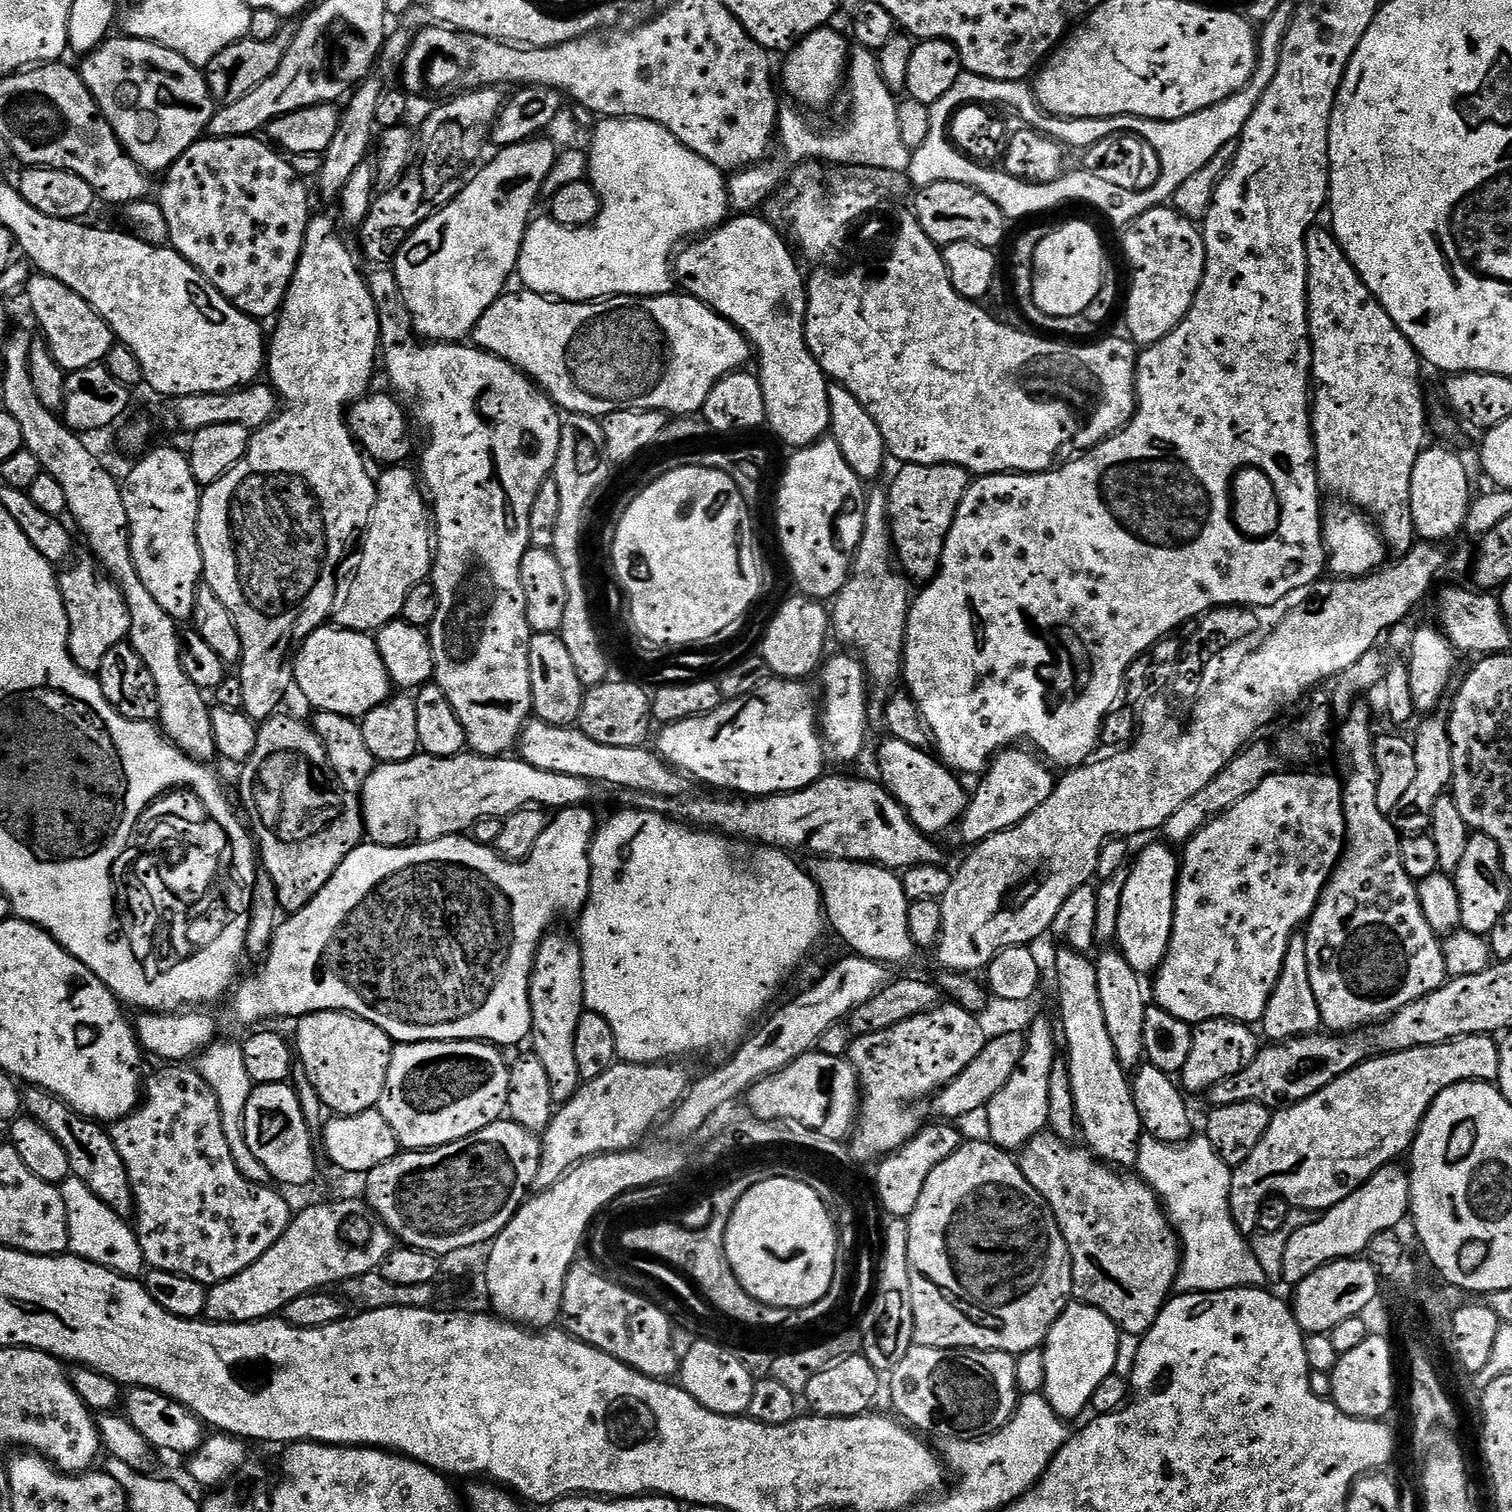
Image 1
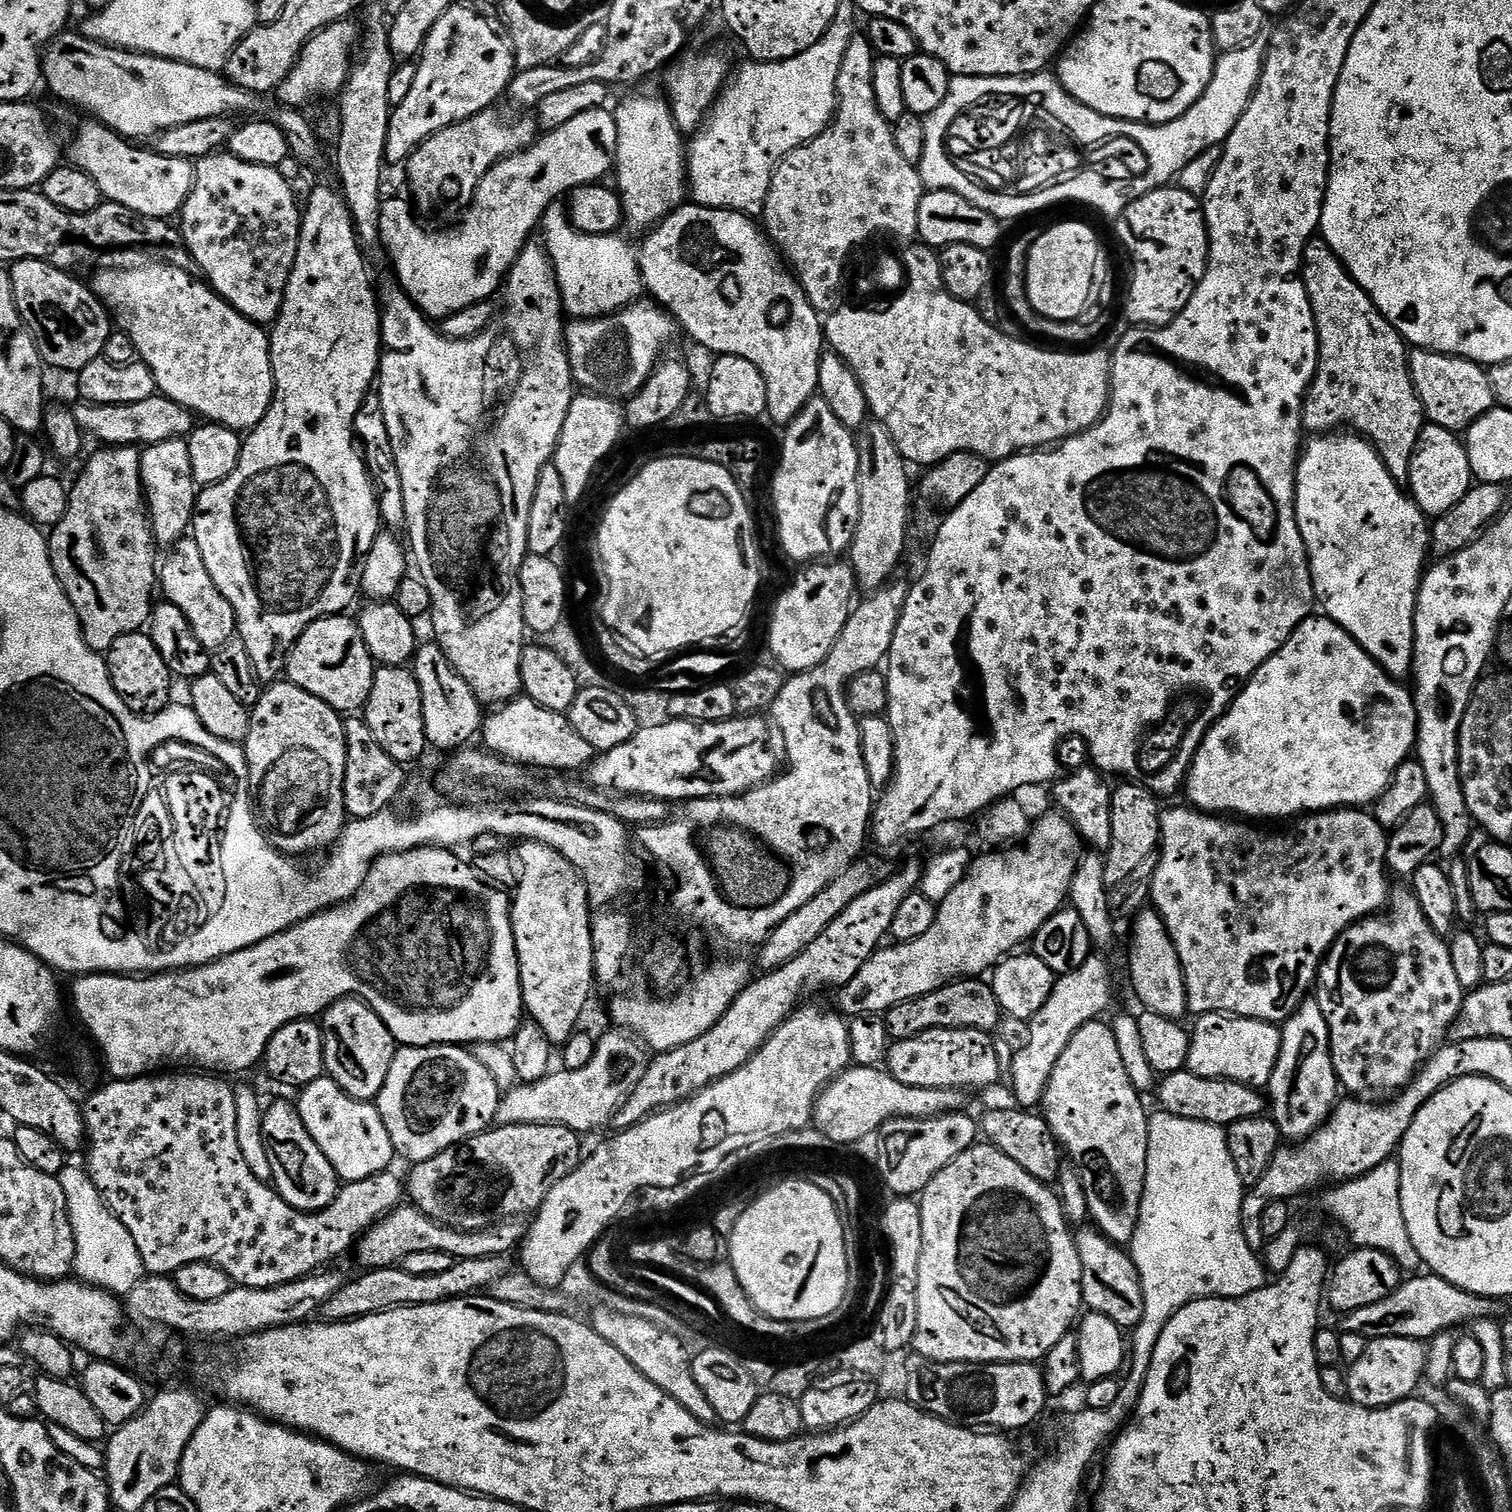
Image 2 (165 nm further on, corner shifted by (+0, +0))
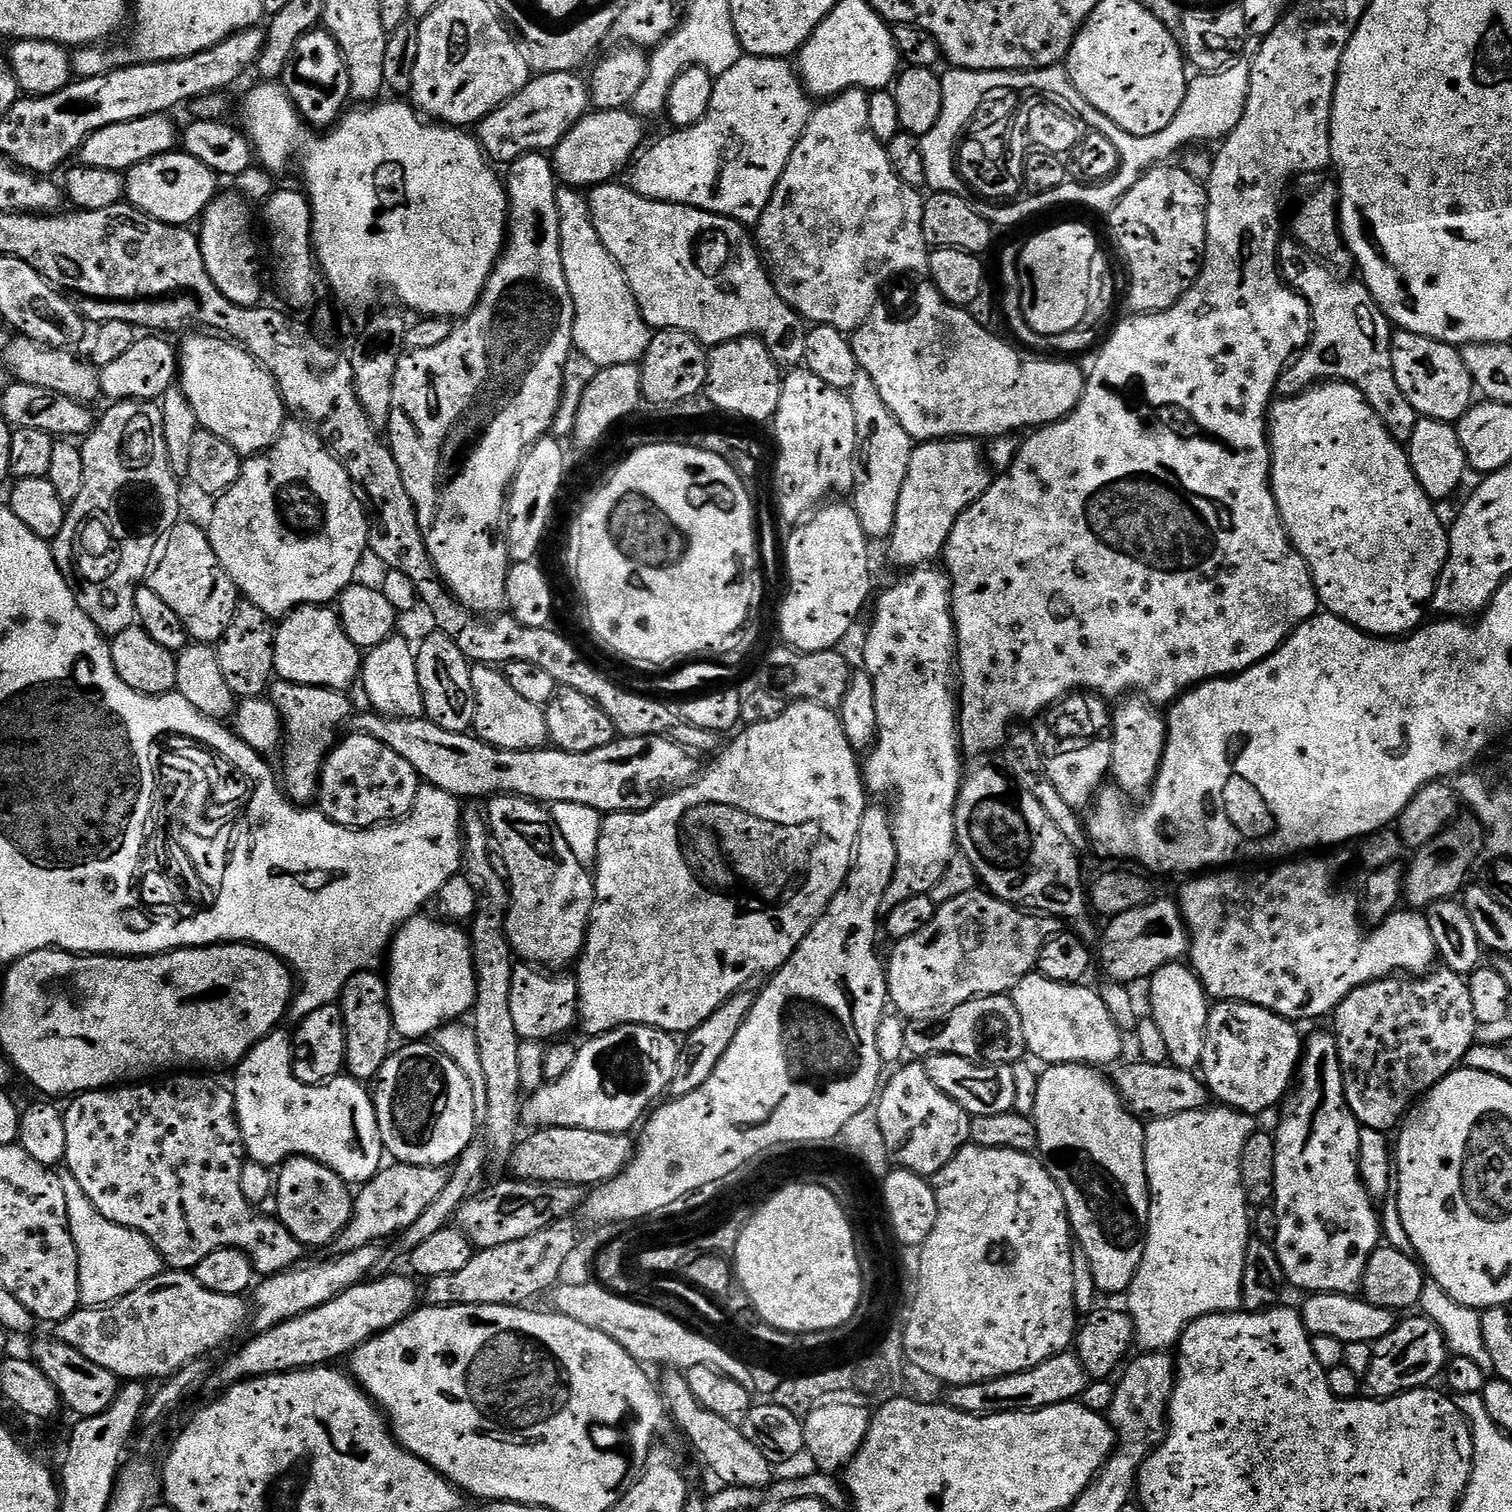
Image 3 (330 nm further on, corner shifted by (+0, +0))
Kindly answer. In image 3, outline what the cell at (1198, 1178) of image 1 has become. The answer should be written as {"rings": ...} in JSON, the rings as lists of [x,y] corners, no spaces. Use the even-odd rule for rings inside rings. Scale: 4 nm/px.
{"rings":[[[1209,1106],[1154,1120],[1145,1127],[1146,1178],[1152,1201],[1142,1262],[1126,1293],[1126,1311],[1132,1317],[1136,1331],[1134,1344],[1140,1352],[1175,1349],[1182,1334],[1198,1318],[1227,1312],[1233,1307],[1234,1273],[1239,1274],[1246,1266],[1246,1246],[1250,1239],[1250,1205],[1242,1186],[1240,1159],[1242,1146],[1246,1146],[1258,1128],[1252,1120],[1255,1119],[1247,1112],[1237,1112],[1227,1106]],[[1148,1304],[1160,1309],[1147,1312]]]}

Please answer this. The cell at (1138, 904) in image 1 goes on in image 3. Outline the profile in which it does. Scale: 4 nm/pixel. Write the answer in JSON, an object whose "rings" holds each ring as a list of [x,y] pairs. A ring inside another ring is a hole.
{"rings":[[[1177,962],[1162,966],[1150,977],[1146,987],[1148,1004],[1152,1007],[1150,1018],[1164,1036],[1170,1063],[1176,1068],[1199,1069],[1210,1011],[1210,997],[1199,978],[1187,963]]]}

